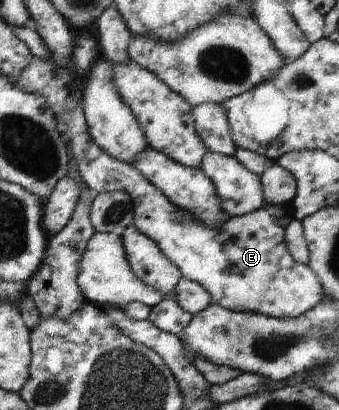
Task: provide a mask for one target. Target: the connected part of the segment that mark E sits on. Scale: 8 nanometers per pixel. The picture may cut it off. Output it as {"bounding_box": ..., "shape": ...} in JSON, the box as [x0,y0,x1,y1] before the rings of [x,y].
{"bounding_box":[16,56,323,319],"shape":[[[49,56],[36,59],[25,67],[16,81],[20,90],[26,93],[36,93],[42,96],[53,112],[55,120],[62,123],[60,129],[66,148],[75,162],[75,169],[88,190],[95,194],[109,191],[125,192],[133,204],[133,221],[138,232],[154,241],[160,252],[174,266],[179,268],[182,277],[197,282],[210,295],[211,302],[234,312],[251,312],[277,319],[296,318],[310,310],[322,300],[323,288],[318,277],[308,268],[308,265],[296,262],[287,251],[284,244],[285,226],[293,218],[292,211],[286,205],[263,203],[258,210],[239,216],[230,217],[219,227],[205,227],[198,219],[185,210],[174,206],[153,184],[150,184],[132,165],[114,160],[108,156],[90,138],[81,107],[81,93],[74,88],[74,76],[69,68],[55,67]]]}

